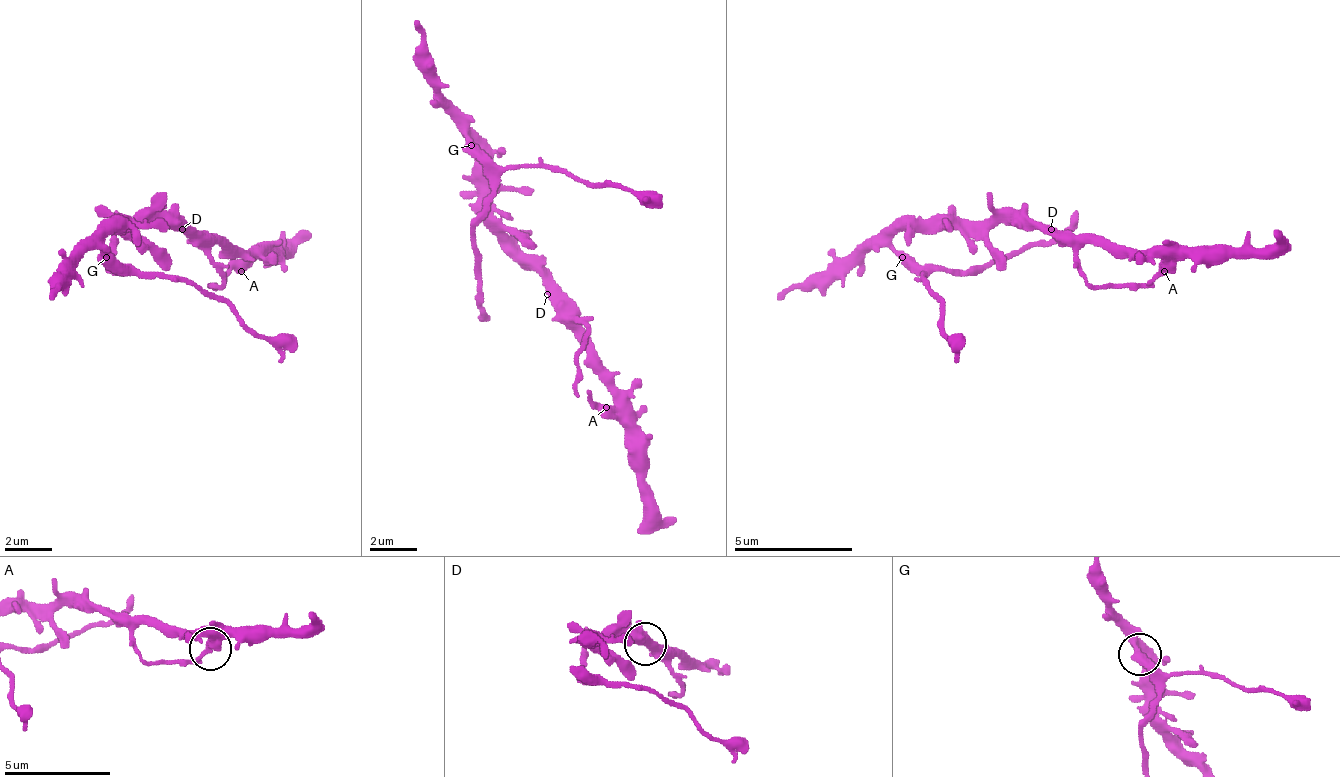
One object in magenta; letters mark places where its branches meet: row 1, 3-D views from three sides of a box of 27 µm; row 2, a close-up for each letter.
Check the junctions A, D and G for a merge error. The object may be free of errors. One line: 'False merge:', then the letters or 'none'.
False merge: G

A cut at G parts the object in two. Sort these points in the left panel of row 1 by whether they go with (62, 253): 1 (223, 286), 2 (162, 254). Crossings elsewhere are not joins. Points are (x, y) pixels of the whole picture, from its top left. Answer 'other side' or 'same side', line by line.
1: same side
2: same side

